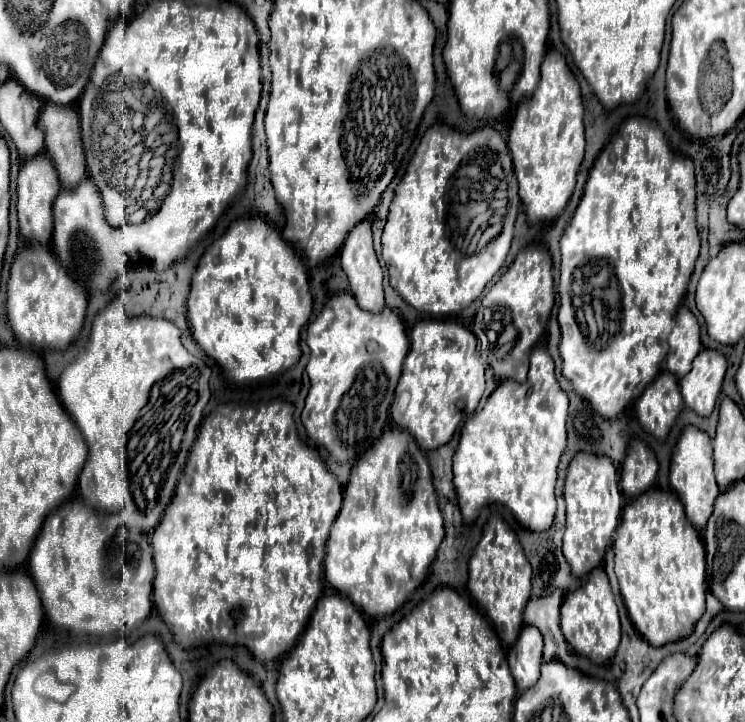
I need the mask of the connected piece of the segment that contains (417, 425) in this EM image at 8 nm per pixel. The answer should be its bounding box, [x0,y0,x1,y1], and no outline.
[391,318,485,452]

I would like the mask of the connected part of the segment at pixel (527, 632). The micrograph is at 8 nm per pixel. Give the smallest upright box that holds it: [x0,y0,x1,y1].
[509,626,543,692]

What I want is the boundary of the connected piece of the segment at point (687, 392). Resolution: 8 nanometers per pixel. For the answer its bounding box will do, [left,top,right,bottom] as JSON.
[679,350,727,416]

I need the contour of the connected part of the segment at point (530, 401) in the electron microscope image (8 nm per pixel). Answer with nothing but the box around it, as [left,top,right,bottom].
[453,348,567,530]

